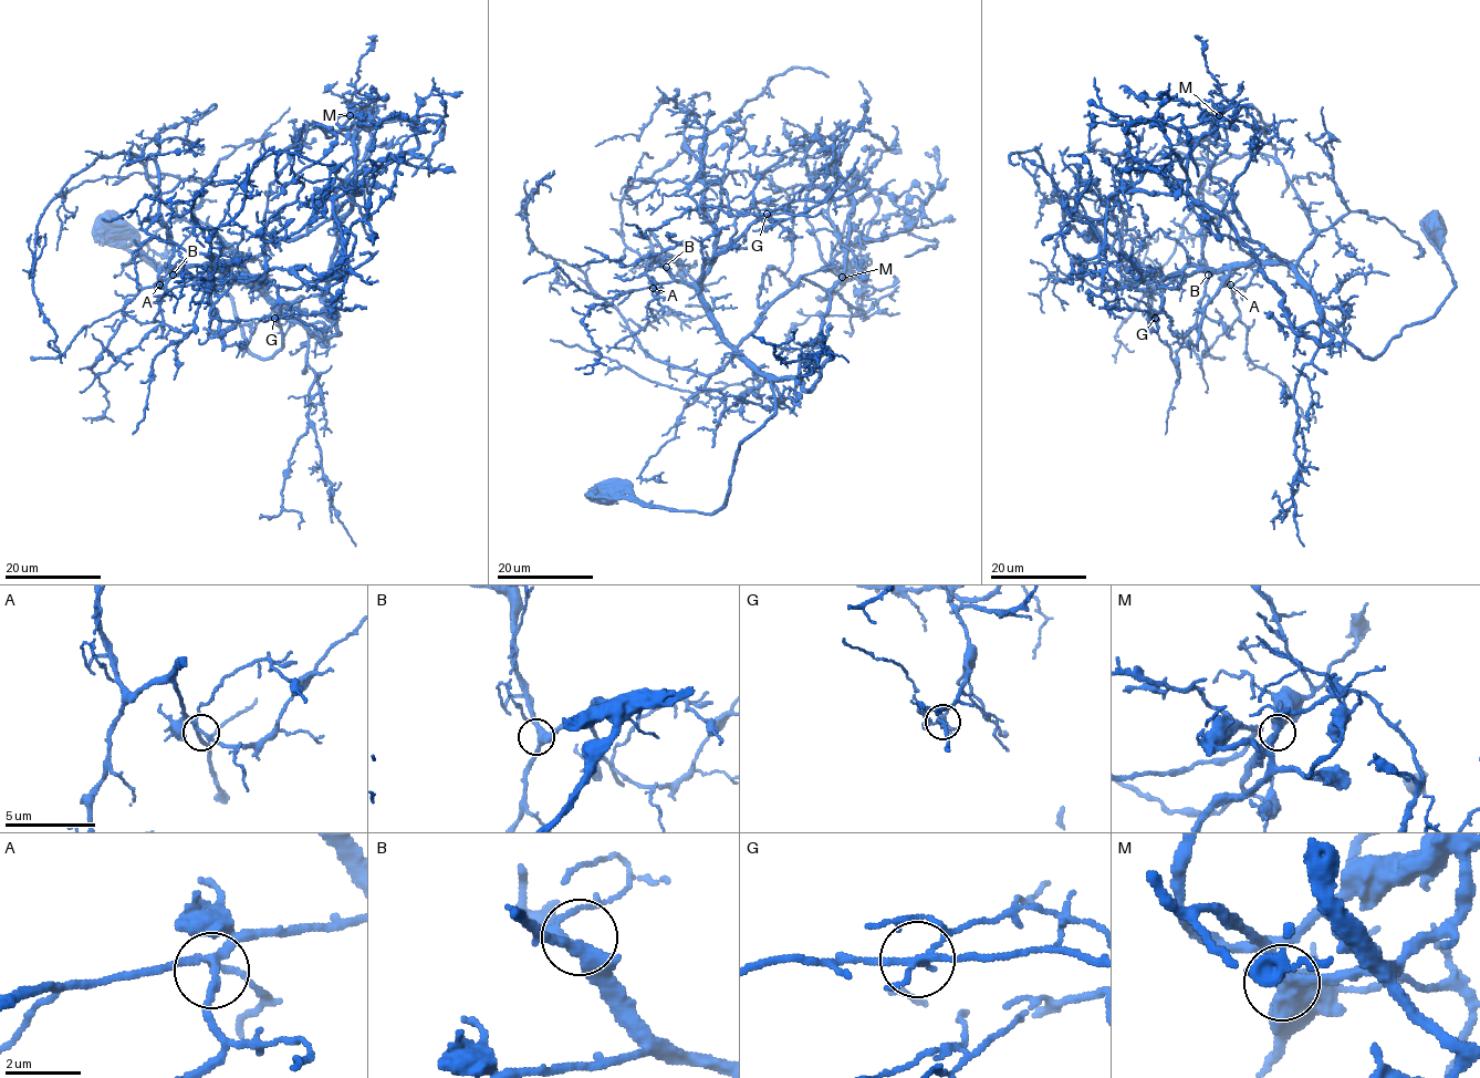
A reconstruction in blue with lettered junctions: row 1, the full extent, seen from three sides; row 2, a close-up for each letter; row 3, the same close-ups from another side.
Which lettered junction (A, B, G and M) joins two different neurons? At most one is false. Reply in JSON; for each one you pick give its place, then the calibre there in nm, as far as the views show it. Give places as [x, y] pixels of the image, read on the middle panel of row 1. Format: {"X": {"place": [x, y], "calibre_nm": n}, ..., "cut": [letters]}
{"G": {"place": [767, 214], "calibre_nm": 180}, "cut": ["G"]}

